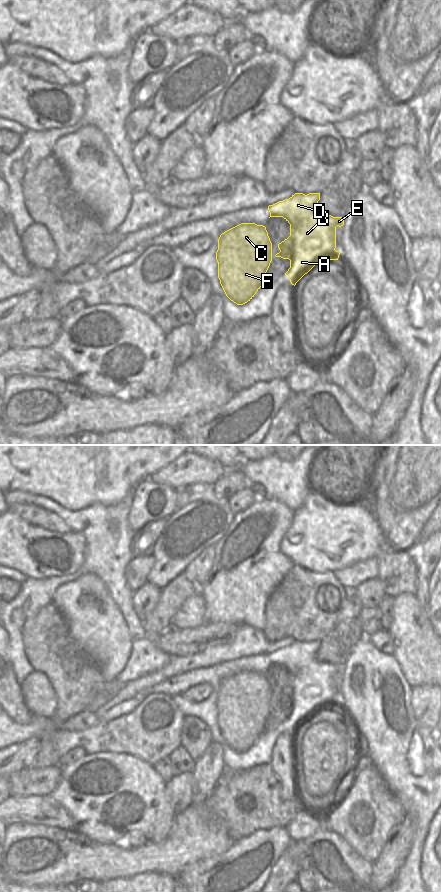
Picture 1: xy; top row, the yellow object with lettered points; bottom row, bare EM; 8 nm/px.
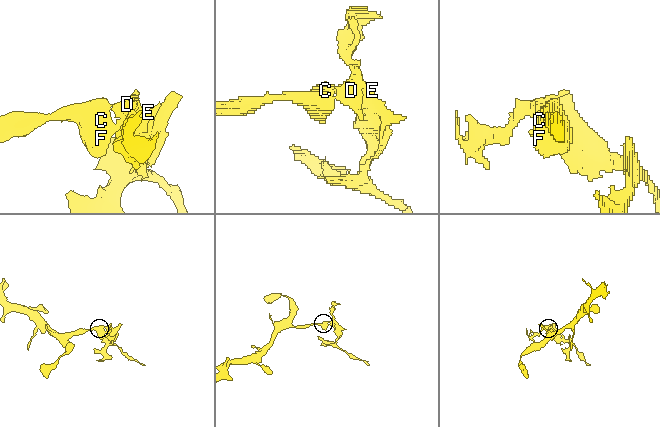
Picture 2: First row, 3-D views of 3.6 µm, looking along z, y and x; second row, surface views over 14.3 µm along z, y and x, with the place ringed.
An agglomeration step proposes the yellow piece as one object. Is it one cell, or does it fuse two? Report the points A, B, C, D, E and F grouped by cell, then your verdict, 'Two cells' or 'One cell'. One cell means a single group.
Groups: A B D E / C F. Two cells.

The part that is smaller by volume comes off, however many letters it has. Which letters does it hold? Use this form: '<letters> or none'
A, B, D, E.

